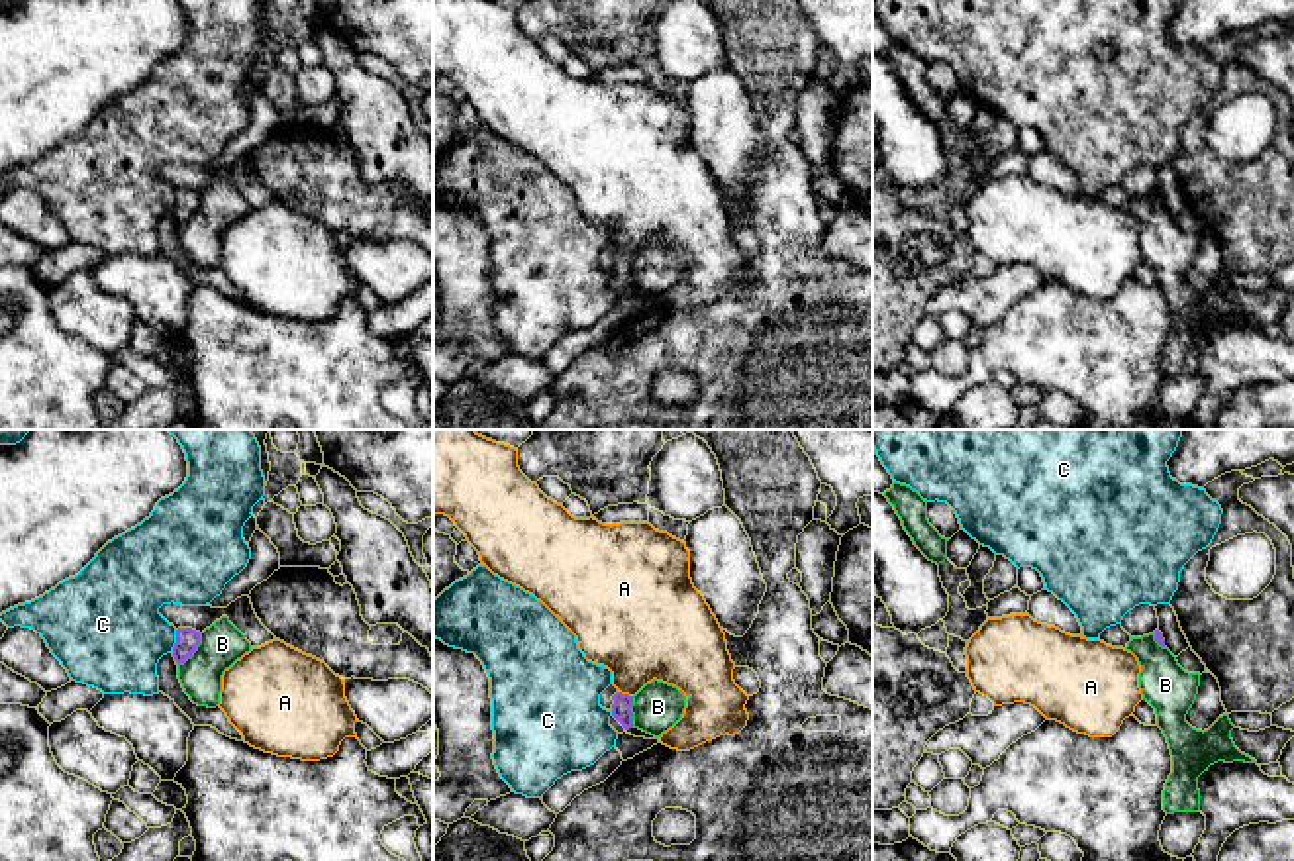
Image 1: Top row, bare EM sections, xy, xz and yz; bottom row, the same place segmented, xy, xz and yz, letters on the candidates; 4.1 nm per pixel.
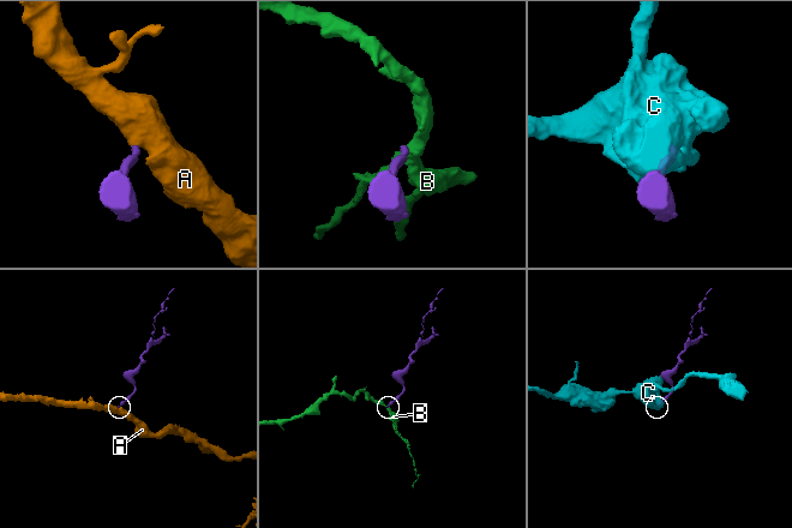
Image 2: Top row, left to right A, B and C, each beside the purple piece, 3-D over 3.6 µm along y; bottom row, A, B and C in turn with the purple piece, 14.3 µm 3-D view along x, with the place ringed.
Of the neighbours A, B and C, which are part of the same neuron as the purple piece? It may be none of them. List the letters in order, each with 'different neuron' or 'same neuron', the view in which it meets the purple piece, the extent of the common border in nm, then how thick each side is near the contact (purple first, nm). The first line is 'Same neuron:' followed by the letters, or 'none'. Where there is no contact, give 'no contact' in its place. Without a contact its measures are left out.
Same neuron: A
A: same neuron; meets purple in xz; contact 70 nm long; 80 nm thick on the purple side, 360 nm on the other
B: different neuron; meets purple in xy; contact 160 nm long; 100 nm thick on the purple side, 180 nm on the other
C: different neuron; meets purple in xy; contact 100 nm long; 100 nm thick on the purple side, 400 nm on the other

